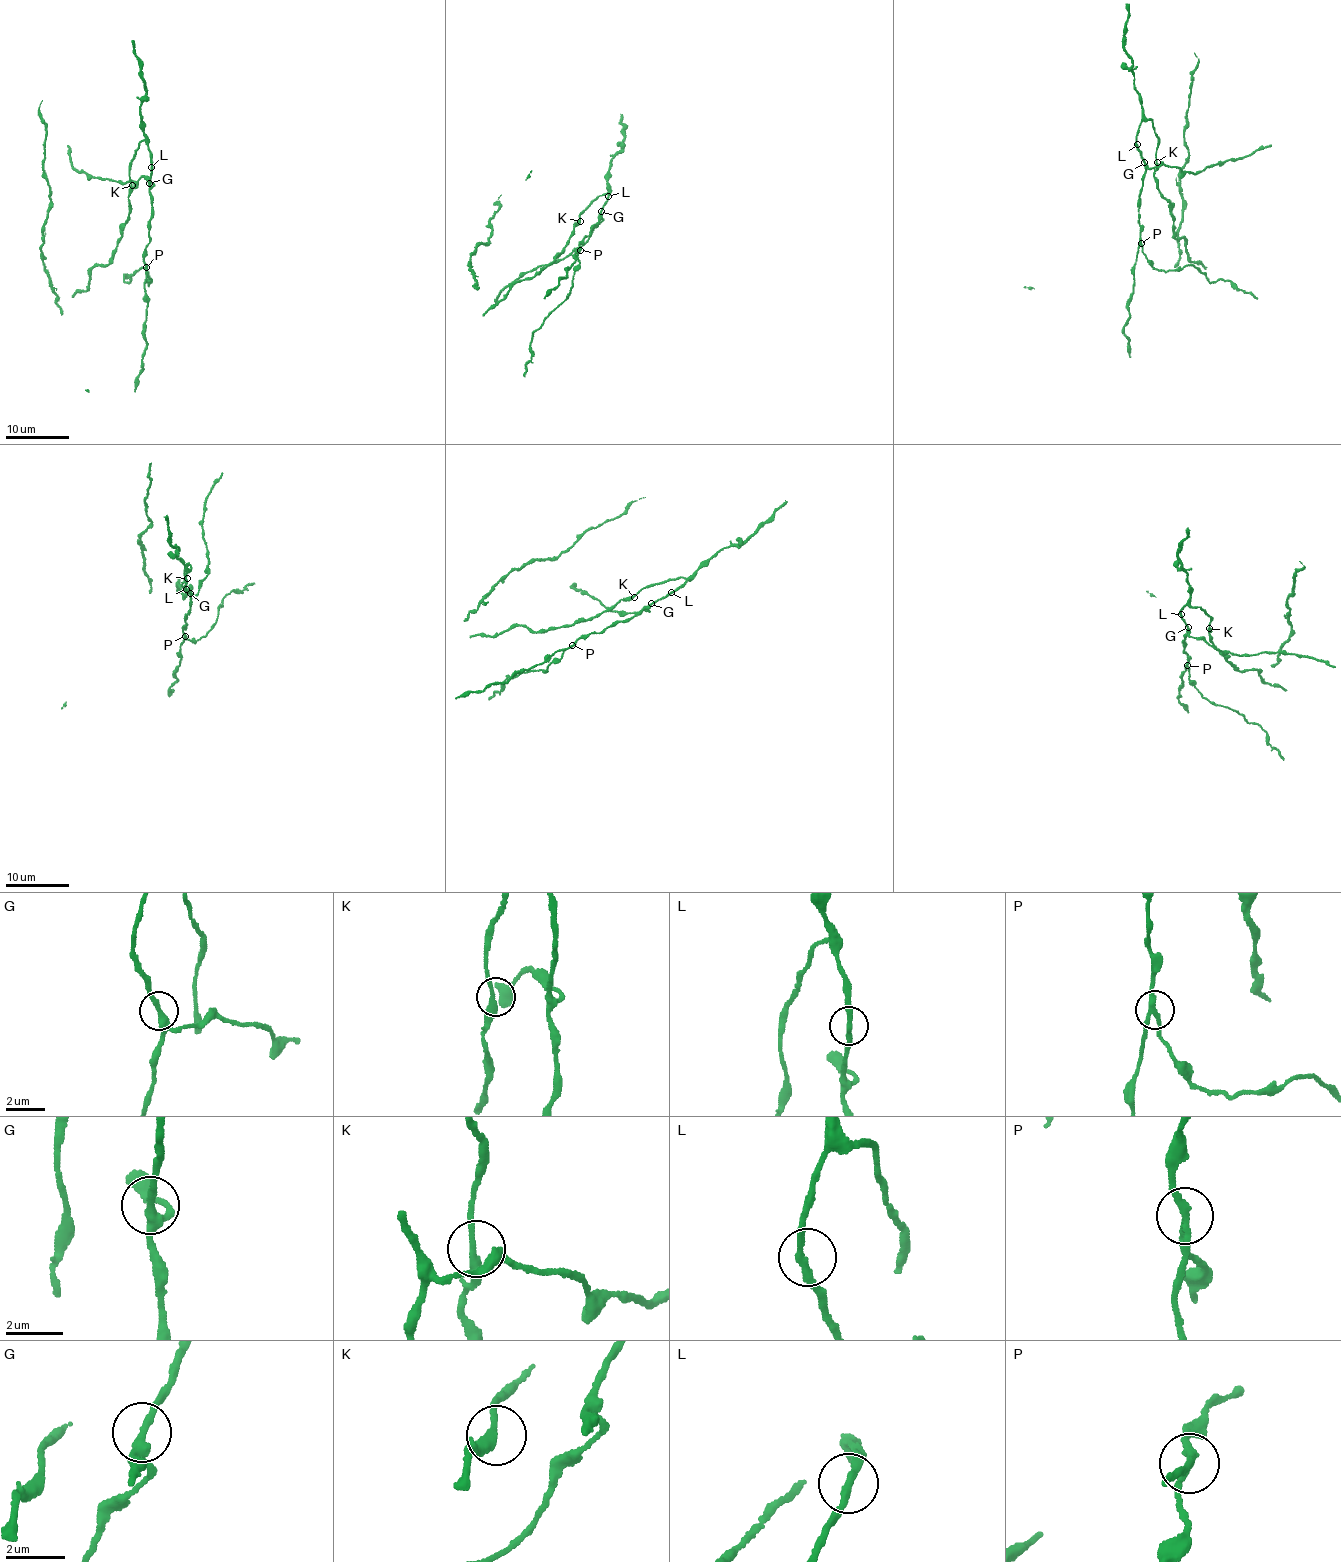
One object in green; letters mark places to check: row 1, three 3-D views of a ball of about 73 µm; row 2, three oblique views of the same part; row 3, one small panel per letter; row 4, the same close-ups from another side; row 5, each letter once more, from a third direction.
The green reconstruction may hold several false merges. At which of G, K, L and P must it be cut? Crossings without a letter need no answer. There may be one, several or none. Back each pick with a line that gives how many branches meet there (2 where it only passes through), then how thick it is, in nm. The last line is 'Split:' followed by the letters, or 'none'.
P: 3 branches meet; 220 nm thick
Split: P

